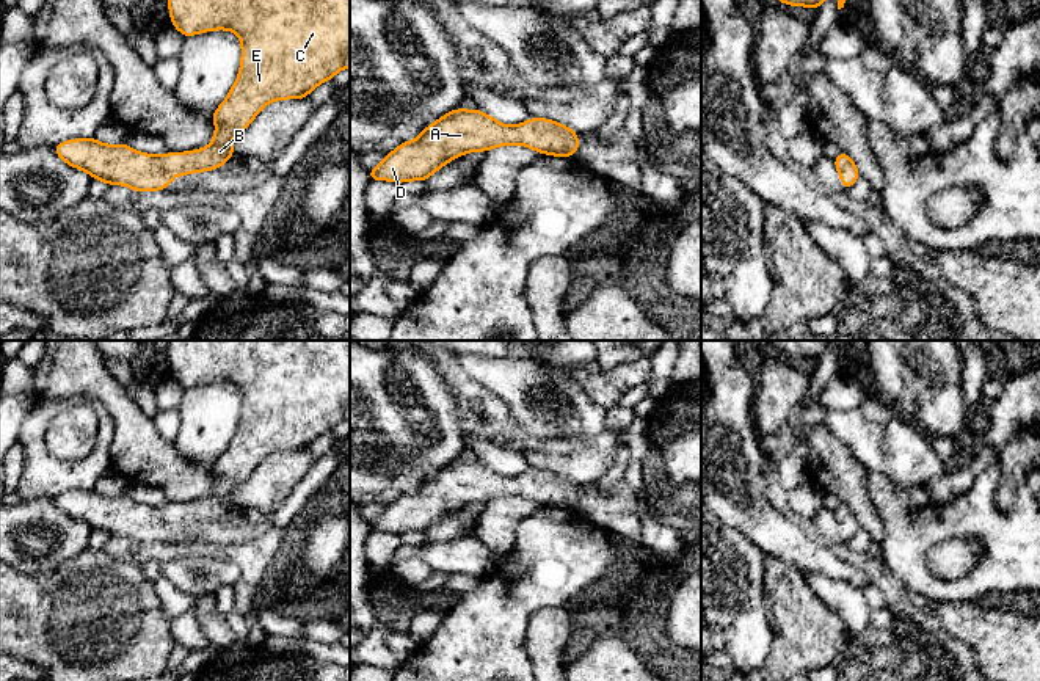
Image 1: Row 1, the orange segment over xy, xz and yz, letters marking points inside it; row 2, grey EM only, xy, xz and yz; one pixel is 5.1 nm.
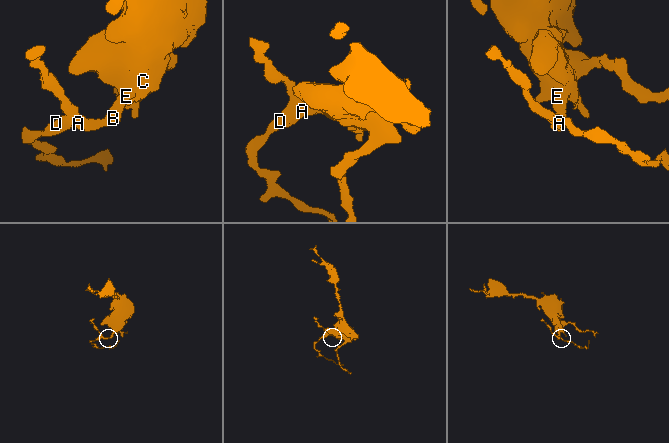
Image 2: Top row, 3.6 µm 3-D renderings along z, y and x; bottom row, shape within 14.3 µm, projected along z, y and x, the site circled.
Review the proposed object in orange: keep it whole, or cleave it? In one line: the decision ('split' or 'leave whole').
leave whole

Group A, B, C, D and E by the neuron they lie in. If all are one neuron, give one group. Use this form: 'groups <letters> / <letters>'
groups A B C D E

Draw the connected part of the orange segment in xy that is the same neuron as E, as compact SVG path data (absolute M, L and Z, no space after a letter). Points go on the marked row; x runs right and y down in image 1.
M166 0L171 13L171 25L184 38L210 30L232 30L242 41L240 72L224 102L213 111L216 126L213 141L202 149L190 152L168 152L151 155L138 152L127 144L104 144L93 138L67 140L53 146L56 155L72 168L80 168L104 184L130 187L133 191L165 190L171 179L182 174L218 169L237 152L231 141L243 132L256 115L270 102L281 99L301 99L320 83L331 80L340 69L350 67L350 0Z

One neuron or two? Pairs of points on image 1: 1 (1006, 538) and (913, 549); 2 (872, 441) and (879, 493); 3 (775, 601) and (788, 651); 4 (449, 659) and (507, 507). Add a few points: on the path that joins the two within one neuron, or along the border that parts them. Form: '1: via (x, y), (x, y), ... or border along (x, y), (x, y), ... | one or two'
1: via (982, 526), (937, 528) | one
2: border along (869, 469), (876, 469), (907, 488) | two
3: via (788, 614), (788, 639) | one
4: border along (524, 518), (518, 524), (515, 545), (509, 551) | two

